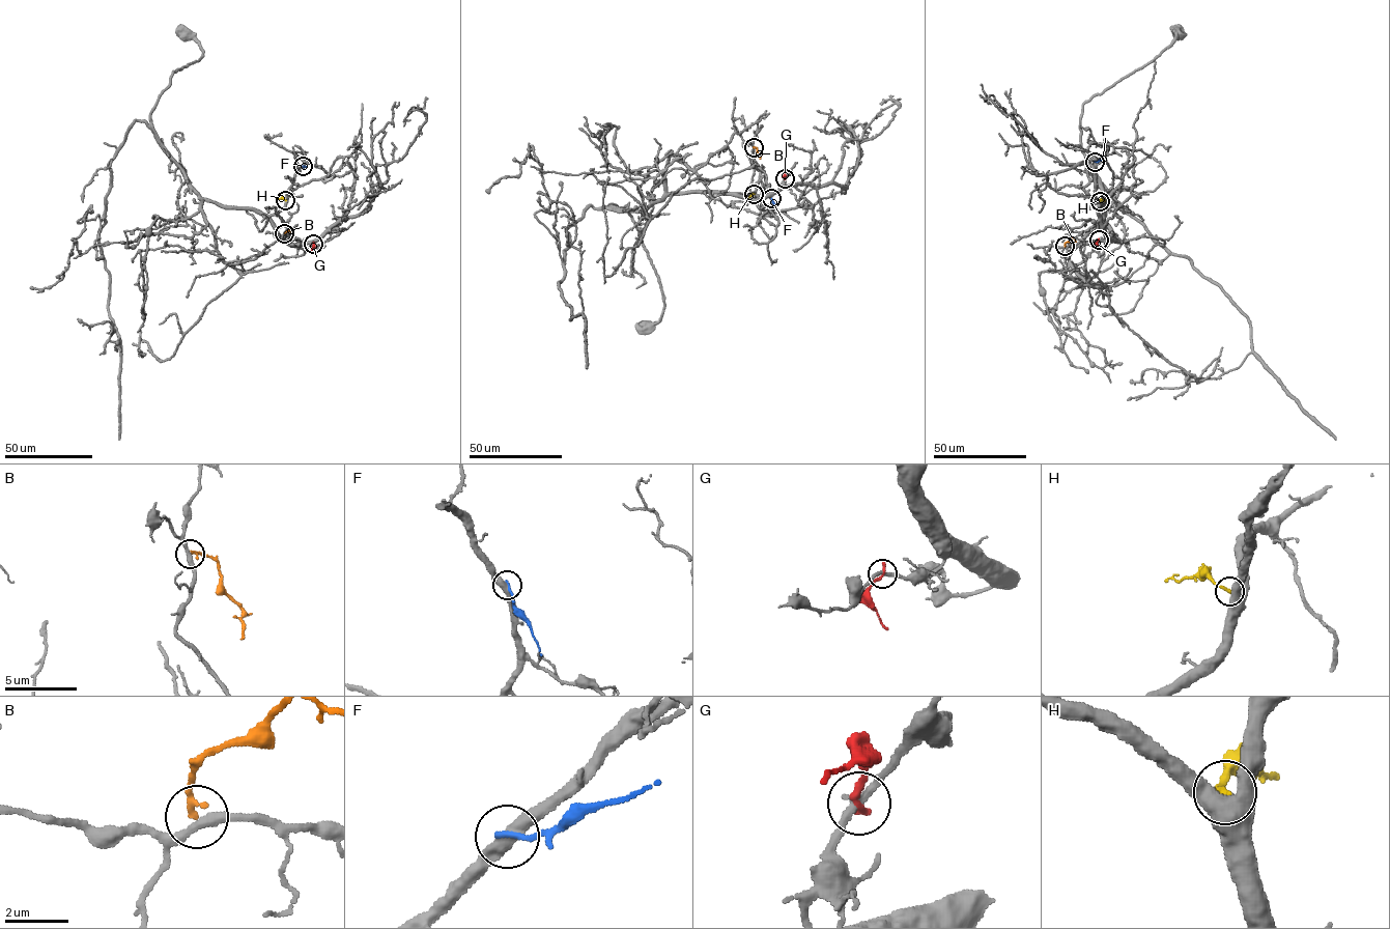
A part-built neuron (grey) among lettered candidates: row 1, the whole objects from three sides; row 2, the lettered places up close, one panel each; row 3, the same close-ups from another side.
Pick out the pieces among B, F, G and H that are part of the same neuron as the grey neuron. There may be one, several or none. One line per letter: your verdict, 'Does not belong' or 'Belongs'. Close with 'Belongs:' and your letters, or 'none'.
B: Does not belong
F: Does not belong
G: Does not belong
H: Belongs
Belongs: H

